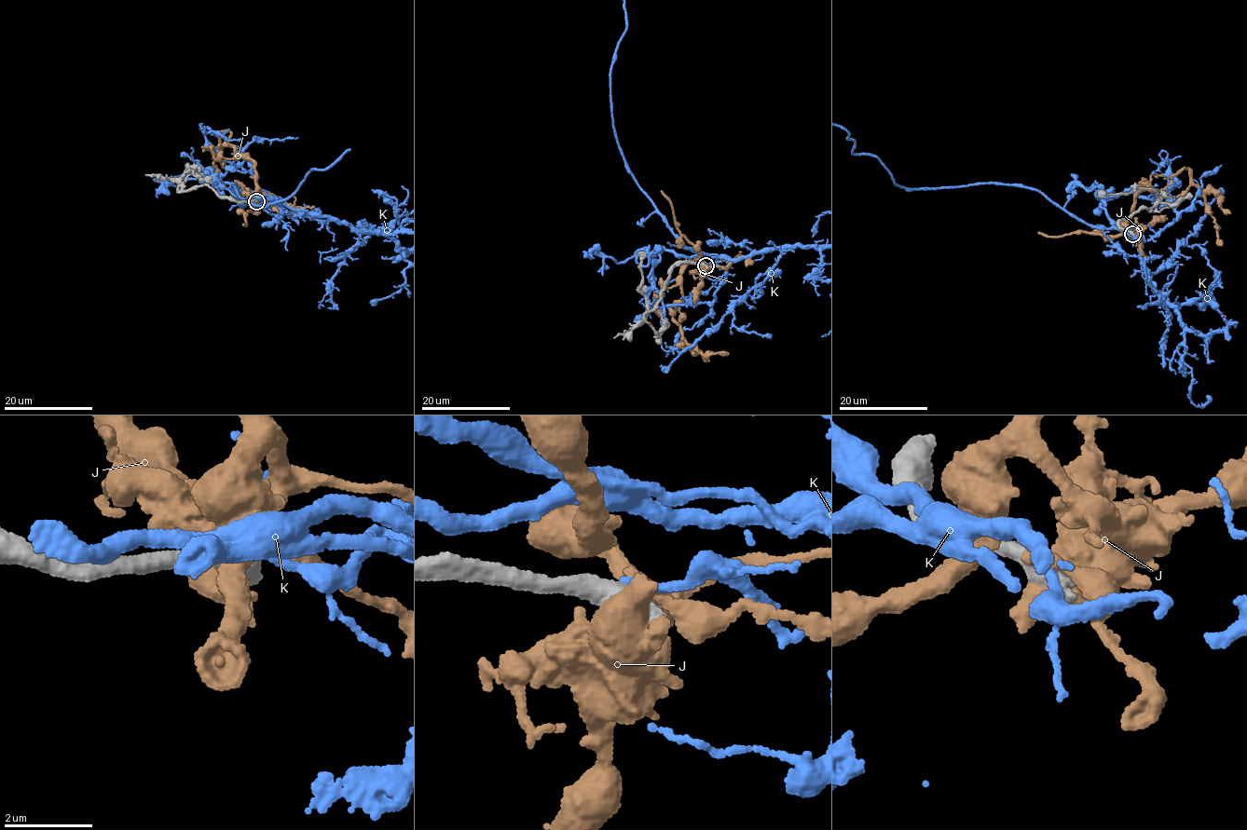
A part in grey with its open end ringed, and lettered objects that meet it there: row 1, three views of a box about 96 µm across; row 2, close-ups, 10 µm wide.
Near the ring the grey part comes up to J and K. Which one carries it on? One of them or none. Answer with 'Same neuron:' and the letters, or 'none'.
Same neuron: none

